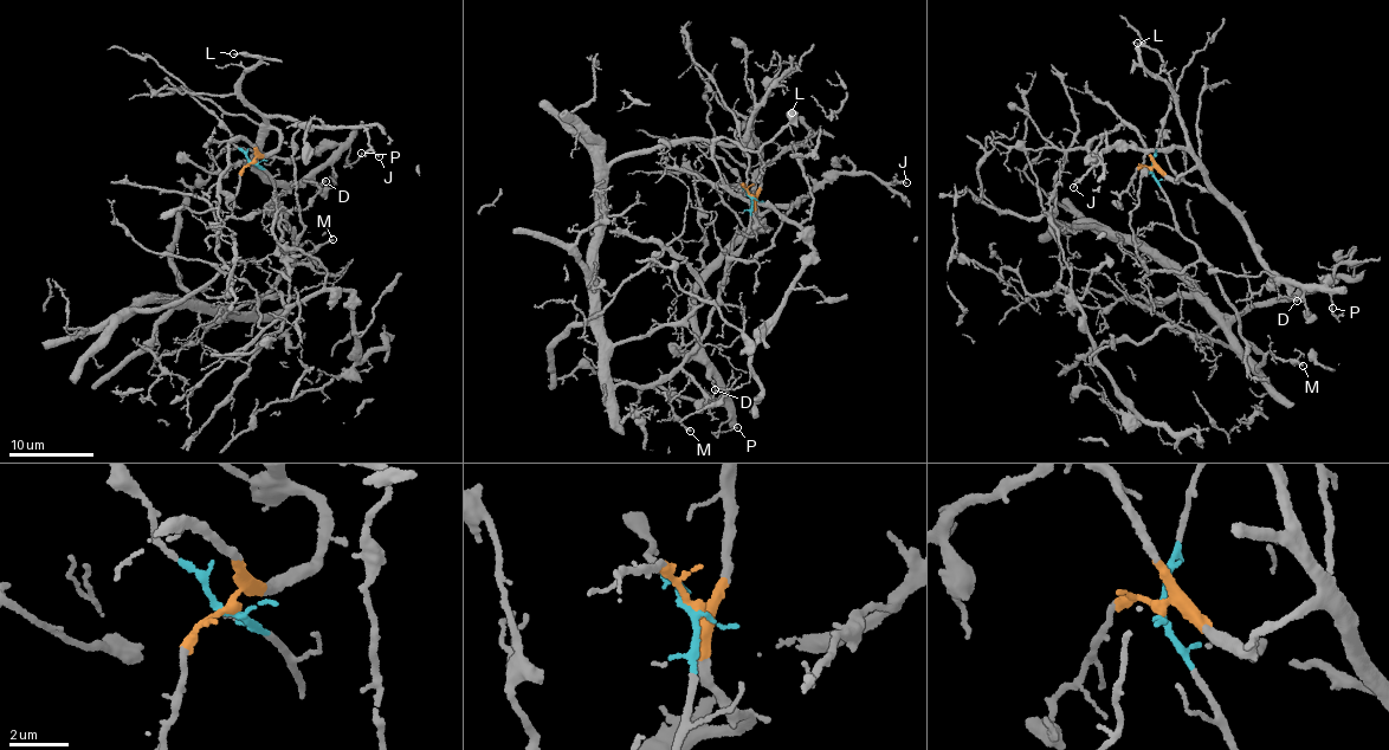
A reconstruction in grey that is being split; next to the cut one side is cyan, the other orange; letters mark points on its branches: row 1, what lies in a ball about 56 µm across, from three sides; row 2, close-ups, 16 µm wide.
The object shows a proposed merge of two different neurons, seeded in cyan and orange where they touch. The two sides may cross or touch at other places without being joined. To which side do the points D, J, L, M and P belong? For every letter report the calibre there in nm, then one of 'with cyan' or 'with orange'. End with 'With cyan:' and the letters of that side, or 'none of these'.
D: 160 nm | with orange
J: 130 nm | with orange
L: 140 nm | with orange
M: 200 nm | with cyan
P: 110 nm | with orange
With cyan: M

